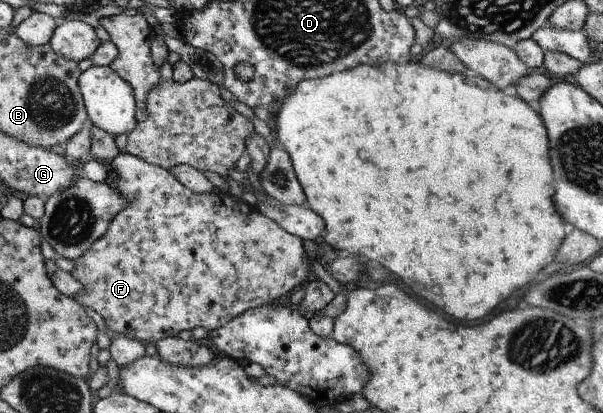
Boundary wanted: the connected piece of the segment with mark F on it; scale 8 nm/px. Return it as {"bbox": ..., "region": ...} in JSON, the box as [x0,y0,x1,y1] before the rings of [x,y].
{"bbox":[73,152,313,343],"region":[[[125,152],[119,153],[110,164],[108,169],[115,169],[119,173],[119,179],[112,181],[108,176],[107,183],[118,189],[122,196],[128,201],[125,209],[122,209],[108,225],[108,230],[101,236],[81,257],[75,261],[75,271],[73,277],[82,283],[84,291],[75,299],[85,307],[91,307],[105,320],[106,327],[113,333],[121,333],[123,336],[135,338],[142,343],[156,343],[166,337],[177,336],[185,329],[193,330],[195,327],[203,327],[207,331],[220,328],[228,324],[234,317],[248,309],[259,307],[260,305],[271,304],[273,299],[279,299],[291,289],[299,290],[302,285],[306,285],[307,272],[311,269],[310,262],[313,256],[305,251],[303,240],[288,231],[285,231],[276,221],[264,216],[256,207],[251,206],[242,199],[231,196],[228,192],[211,192],[206,194],[195,194],[186,188],[169,171],[159,166],[151,165],[145,160],[133,157]]]}

